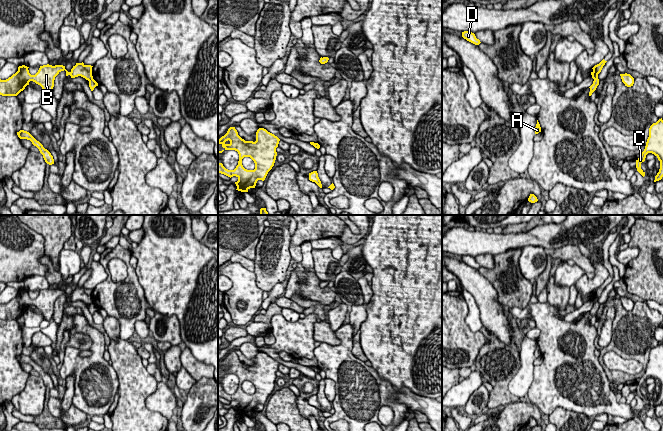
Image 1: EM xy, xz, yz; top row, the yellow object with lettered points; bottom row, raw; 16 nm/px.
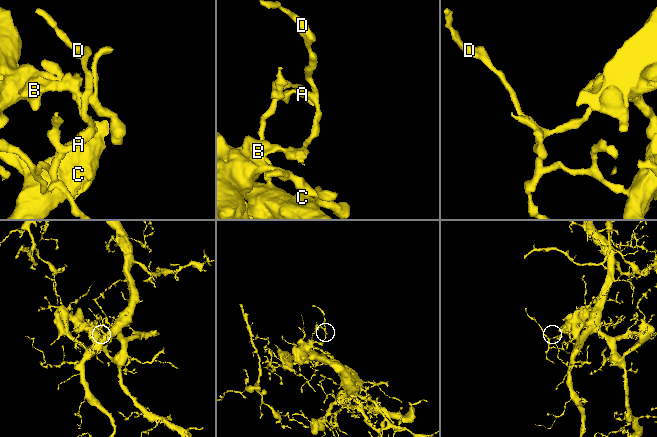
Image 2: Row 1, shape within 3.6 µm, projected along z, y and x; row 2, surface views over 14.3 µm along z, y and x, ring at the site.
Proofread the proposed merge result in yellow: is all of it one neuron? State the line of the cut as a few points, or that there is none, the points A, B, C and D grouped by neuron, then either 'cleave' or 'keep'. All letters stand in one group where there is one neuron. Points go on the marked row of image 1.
cut in xy along (92, 78), (89, 81); A C D / B; cleave

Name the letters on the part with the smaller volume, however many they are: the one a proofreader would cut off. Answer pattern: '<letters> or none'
B

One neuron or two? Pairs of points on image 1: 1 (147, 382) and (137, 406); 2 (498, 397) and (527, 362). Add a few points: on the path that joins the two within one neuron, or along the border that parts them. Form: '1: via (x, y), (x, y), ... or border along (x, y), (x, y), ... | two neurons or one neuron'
1: via (141, 388), (137, 392), (137, 400) | one neuron
2: border along (521, 365), (508, 385), (508, 389), (517, 397) | two neurons

